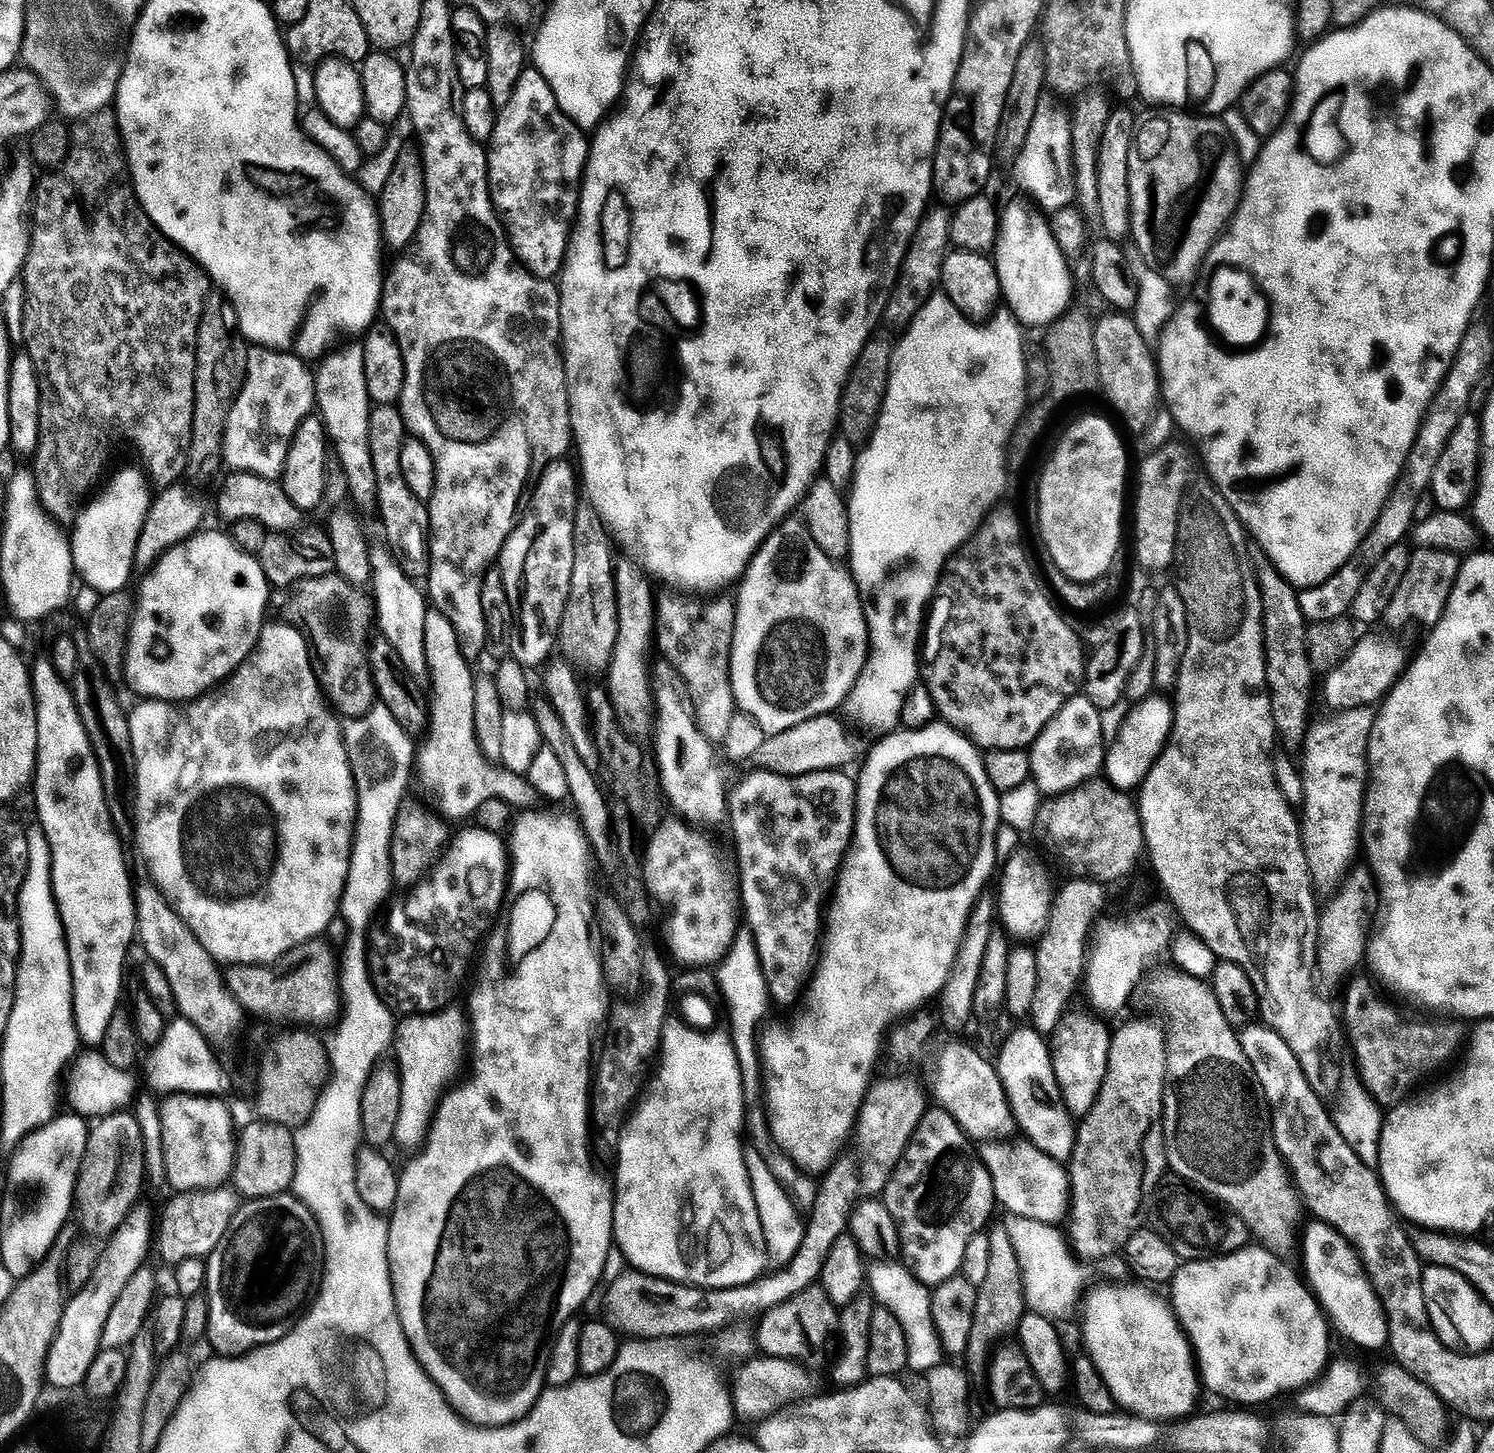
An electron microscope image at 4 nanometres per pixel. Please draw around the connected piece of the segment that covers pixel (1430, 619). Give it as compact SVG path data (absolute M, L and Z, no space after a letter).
M1416 548L1410 558L1410 570L1406 570L1406 578L1402 578L1401 584L1398 585L1394 602L1390 602L1383 623L1392 628L1408 628L1411 624L1421 624L1424 630L1435 628L1444 616L1461 567L1462 560L1457 553Z

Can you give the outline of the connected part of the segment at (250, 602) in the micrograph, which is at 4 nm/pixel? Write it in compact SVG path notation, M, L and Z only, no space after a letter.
M206 531L169 547L156 560L152 576L146 577L140 584L140 596L135 597L135 616L132 617L128 636L127 659L124 661L127 687L133 688L140 698L169 702L201 699L227 680L256 649L260 640L270 593L263 567L259 559L245 552L231 535Z

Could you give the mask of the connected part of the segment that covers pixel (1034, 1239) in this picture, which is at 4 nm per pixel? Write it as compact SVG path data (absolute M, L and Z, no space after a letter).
M1013 1215L1008 1220L1004 1227L1018 1254L1019 1268L1023 1274L1025 1307L1053 1322L1070 1319L1086 1282L1086 1272L1073 1254L1067 1237L1055 1225Z

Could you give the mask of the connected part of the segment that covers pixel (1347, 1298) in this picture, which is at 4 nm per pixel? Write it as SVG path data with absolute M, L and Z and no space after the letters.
M1312 1222L1304 1232L1304 1272L1306 1283L1321 1309L1336 1328L1352 1344L1376 1352L1390 1344L1390 1317L1384 1312L1380 1297L1364 1270L1364 1261L1353 1244L1340 1233L1339 1227Z

